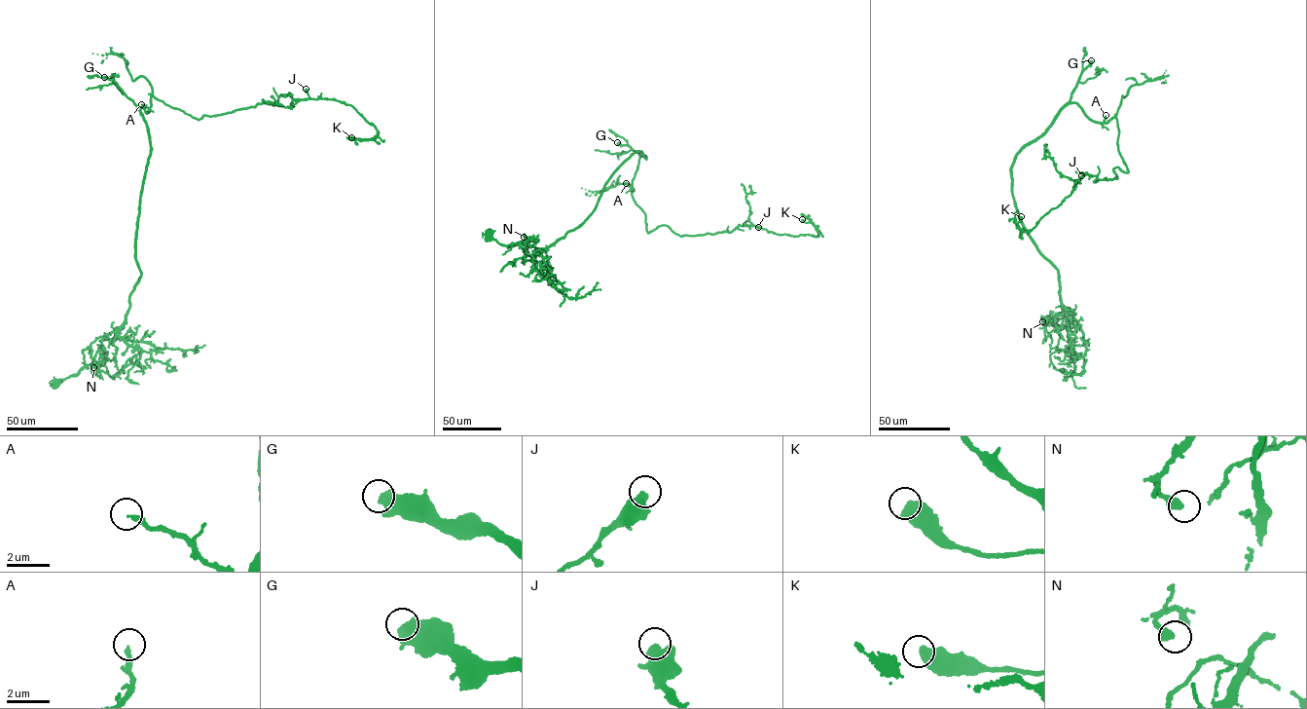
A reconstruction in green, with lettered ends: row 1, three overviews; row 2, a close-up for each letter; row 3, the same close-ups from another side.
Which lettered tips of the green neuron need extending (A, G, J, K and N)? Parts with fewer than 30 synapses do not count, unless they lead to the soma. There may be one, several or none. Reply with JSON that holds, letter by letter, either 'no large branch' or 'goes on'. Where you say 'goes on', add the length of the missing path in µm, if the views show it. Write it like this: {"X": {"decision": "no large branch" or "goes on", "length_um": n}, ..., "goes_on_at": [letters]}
{"A": {"decision": "goes on", "length_um": 30}, "G": {"decision": "goes on", "length_um": 140}, "J": {"decision": "no large branch"}, "K": {"decision": "no large branch"}, "N": {"decision": "no large branch"}, "goes_on_at": ["A", "G"]}

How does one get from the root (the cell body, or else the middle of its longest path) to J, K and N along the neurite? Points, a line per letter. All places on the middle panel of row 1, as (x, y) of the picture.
J: (645, 156), (638, 160), (632, 194), (644, 212), (648, 233), (662, 225), (682, 236), (758, 227)
K: (645, 156), (632, 194), (648, 233), (664, 225), (695, 236), (744, 225), (817, 237), (802, 219)
N: (645, 156), (636, 151), (627, 159), (605, 183), (590, 215), (556, 242), (528, 246), (522, 242), (524, 237)

